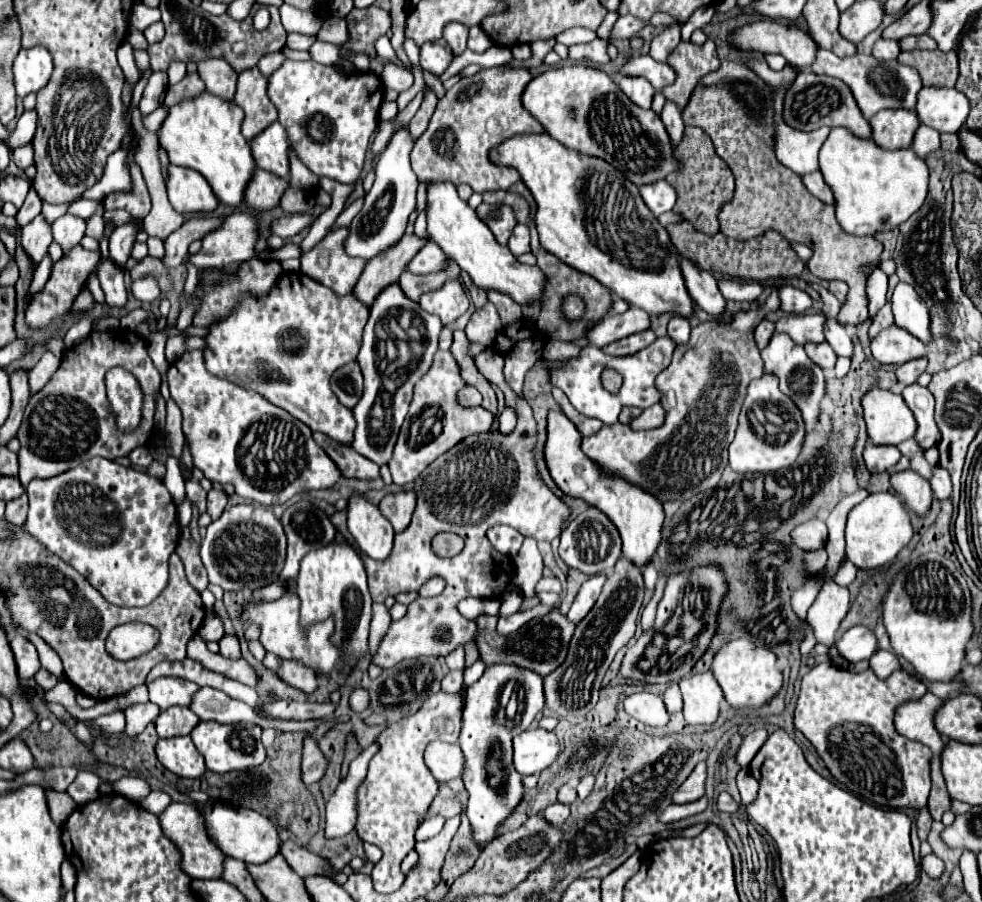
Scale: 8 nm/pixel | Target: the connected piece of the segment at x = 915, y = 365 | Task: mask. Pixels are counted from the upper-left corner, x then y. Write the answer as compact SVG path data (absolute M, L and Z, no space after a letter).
M913 359L909 363L903 363L895 369L897 381L903 385L911 385L917 381L917 377L925 371L925 359Z

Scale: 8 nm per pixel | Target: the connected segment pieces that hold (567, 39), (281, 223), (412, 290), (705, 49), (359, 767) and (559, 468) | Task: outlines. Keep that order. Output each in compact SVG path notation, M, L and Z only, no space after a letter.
M573 27L573 29L569 29L569 31L563 31L563 33L557 37L557 43L579 45L579 43L589 43L589 41L593 41L595 37L597 37L595 31L581 29L581 27Z
M295 213L295 215L283 215L283 217L279 217L279 219L273 221L271 231L275 235L283 237L283 239L289 239L289 237L301 233L305 227L311 227L313 221L315 221L315 217L309 215L309 213L307 213L307 217L299 215L299 213Z
M453 265L453 271L443 271L441 275L413 275L409 271L405 271L405 275L401 275L399 279L399 287L405 291L405 295L411 301L419 301L419 297L423 293L429 293L437 287L441 287L441 283L449 277L459 277L459 267Z
M707 41L703 47L697 47L693 43L683 43L669 55L667 59L669 67L675 71L675 81L661 89L667 101L675 103L679 109L683 109L697 87L697 83L711 71L719 69L719 57L713 41Z
M369 745L349 767L349 775L339 783L333 797L327 801L327 821L325 821L325 837L335 839L343 837L355 827L355 803L357 803L357 787L367 775L367 763L375 755L379 747Z
M549 411L547 415L547 441L543 447L545 463L555 485L569 497L579 497L585 503L603 511L619 529L623 539L623 557L643 567L655 555L661 543L663 527L663 505L651 493L629 483L621 475L605 473L593 459L581 451L583 435L563 415L563 411Z

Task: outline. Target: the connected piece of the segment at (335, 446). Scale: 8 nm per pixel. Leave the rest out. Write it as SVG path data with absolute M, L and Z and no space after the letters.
M313 433L313 439L323 451L335 461L337 469L347 479L381 479L379 467L375 463L369 463L363 455L357 455L351 447L341 447L339 443L333 443L329 437L321 433Z

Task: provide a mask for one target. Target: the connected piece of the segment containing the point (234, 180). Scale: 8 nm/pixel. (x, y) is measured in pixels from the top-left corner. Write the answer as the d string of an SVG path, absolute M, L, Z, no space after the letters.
M203 91L193 99L183 99L177 105L167 107L167 117L163 119L157 137L159 145L167 151L169 163L199 171L209 181L219 201L239 205L255 167L249 143L241 135L241 121L241 107Z

